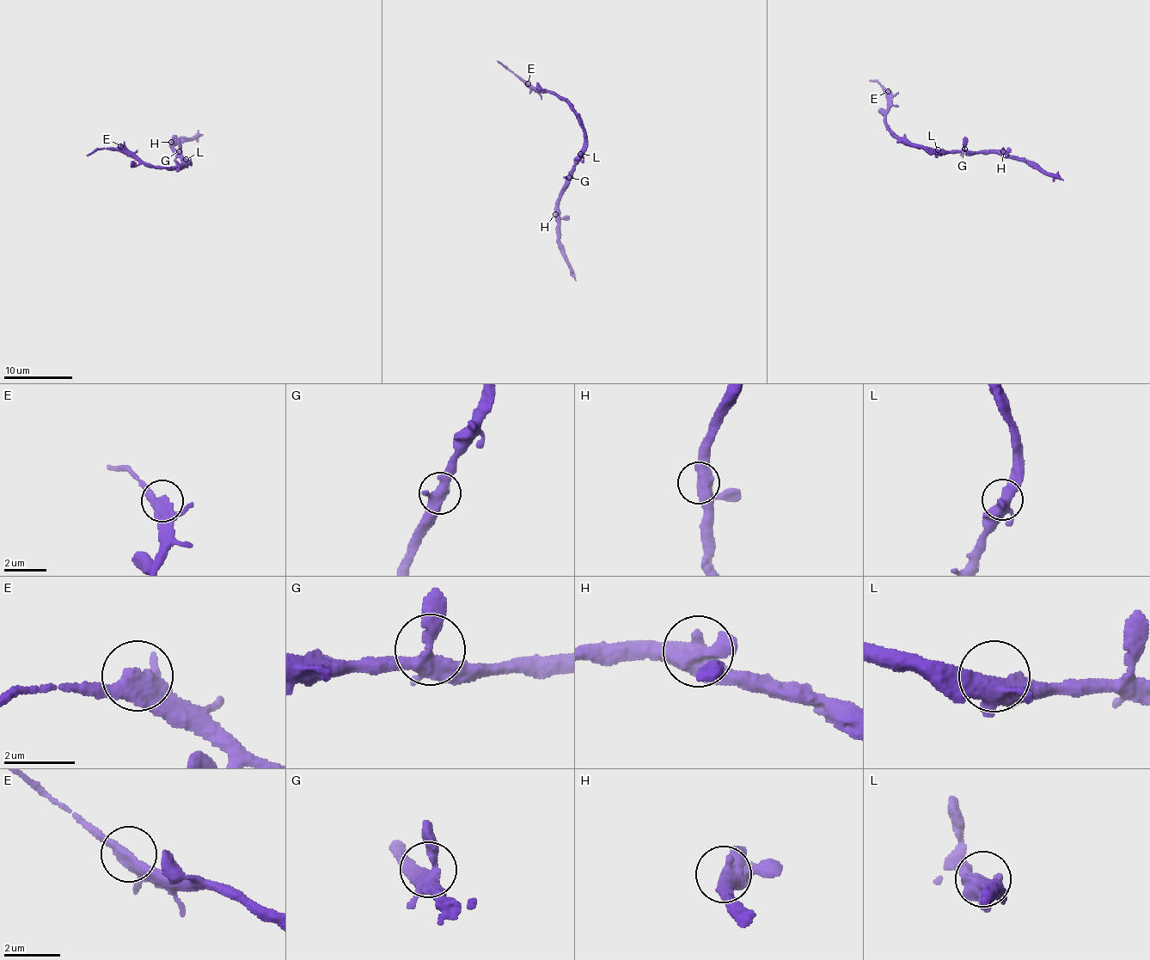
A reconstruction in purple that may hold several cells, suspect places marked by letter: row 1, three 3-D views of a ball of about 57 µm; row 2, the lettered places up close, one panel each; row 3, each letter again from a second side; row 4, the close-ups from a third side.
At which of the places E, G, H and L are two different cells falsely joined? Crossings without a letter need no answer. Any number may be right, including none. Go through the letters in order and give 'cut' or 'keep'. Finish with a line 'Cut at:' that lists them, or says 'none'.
E: keep
G: keep
H: keep
L: keep
Cut at: none

